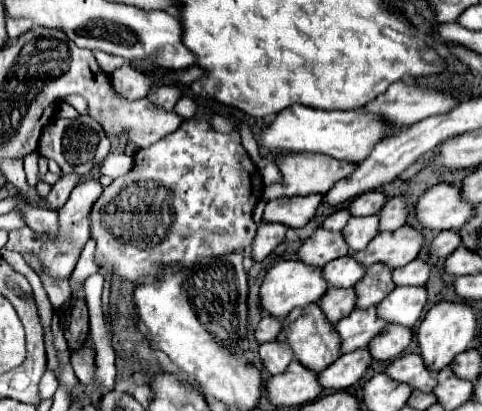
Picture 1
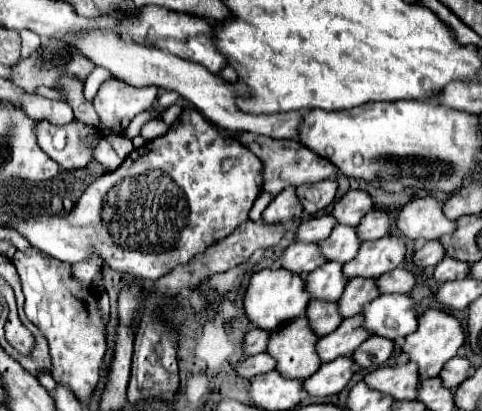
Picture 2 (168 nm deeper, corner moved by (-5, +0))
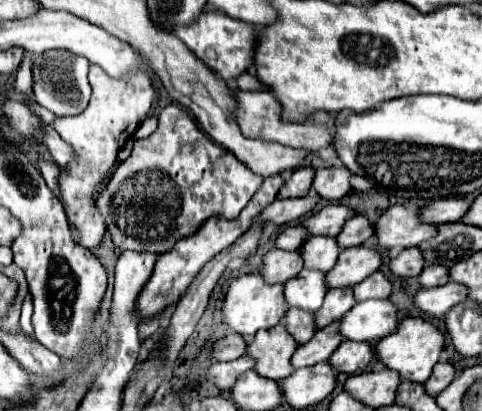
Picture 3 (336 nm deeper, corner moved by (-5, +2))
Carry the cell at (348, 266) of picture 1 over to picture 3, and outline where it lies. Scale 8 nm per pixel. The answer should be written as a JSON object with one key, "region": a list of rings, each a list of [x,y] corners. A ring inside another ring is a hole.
{"region":[[[304,268],[298,276],[290,278],[284,284],[284,296],[288,304],[312,312],[316,312],[322,306],[326,292],[328,292],[326,274],[320,270]]]}

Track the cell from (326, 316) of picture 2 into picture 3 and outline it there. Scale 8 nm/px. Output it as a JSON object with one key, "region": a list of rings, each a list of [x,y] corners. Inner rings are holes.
{"region":[[[298,308],[288,310],[288,314],[282,320],[282,324],[286,324],[286,328],[290,330],[290,334],[294,334],[294,338],[300,344],[308,342],[316,334],[316,330],[318,330],[316,328],[316,322],[314,322],[314,312],[298,310]]]}

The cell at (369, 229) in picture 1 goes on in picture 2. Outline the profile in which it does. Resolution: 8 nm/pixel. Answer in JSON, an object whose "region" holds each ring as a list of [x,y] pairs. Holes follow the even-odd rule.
{"region":[[[338,224],[326,240],[318,242],[318,246],[322,248],[322,256],[326,256],[328,262],[346,264],[348,260],[352,260],[358,254],[360,240],[358,240],[354,228]]]}

